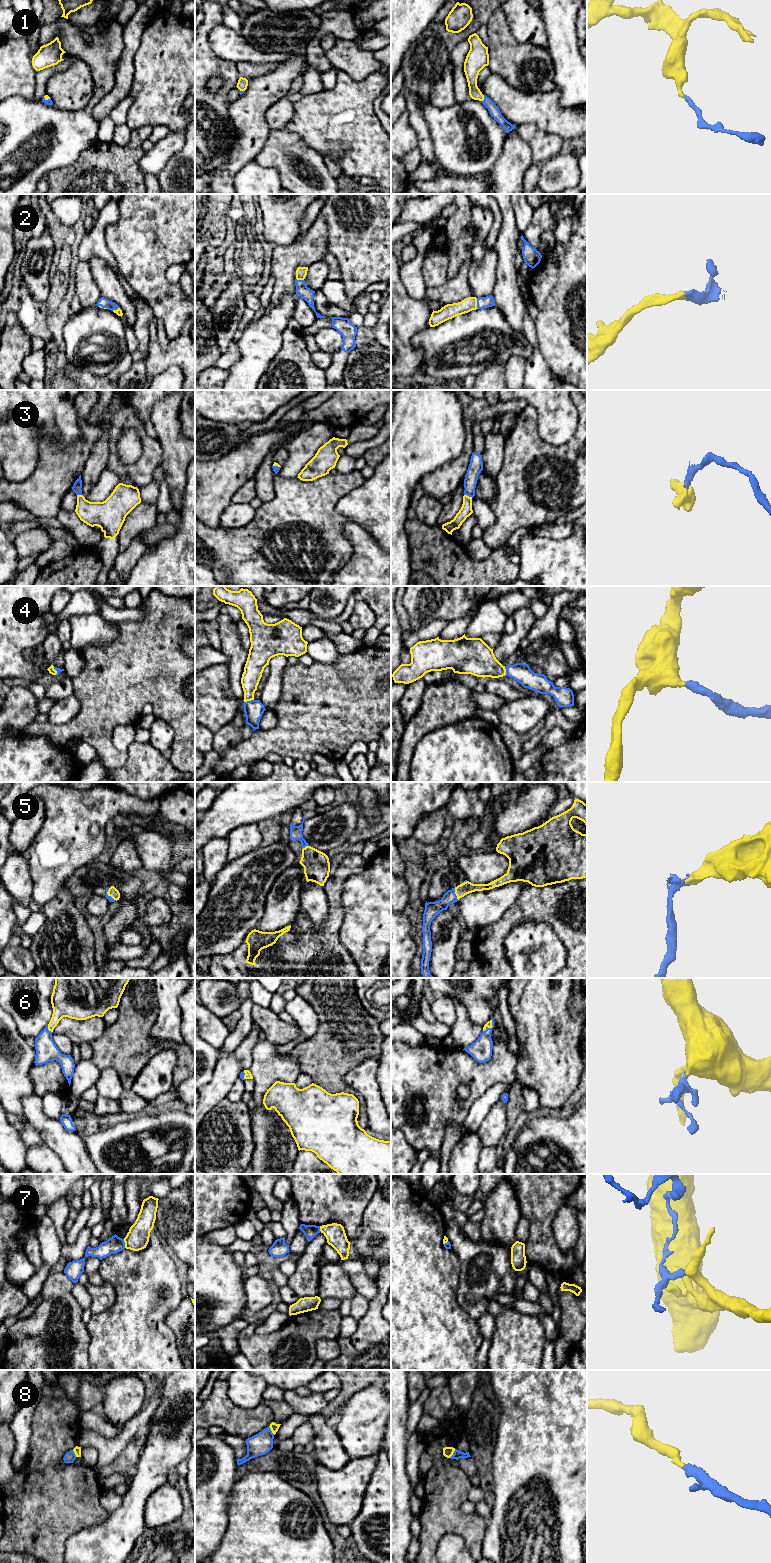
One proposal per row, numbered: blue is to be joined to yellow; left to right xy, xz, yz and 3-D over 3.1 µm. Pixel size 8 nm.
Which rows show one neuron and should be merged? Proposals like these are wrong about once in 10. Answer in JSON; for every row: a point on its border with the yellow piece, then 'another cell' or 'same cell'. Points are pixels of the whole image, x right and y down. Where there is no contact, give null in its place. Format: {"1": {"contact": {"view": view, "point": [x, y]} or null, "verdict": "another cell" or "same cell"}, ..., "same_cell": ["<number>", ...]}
{"1": {"contact": {"view": "yz", "point": [483, 98]}, "verdict": "same cell"}, "2": {"contact": {"view": "yz", "point": [476, 303]}, "verdict": "same cell"}, "3": {"contact": {"view": "yz", "point": [468, 496]}, "verdict": "same cell"}, "4": {"contact": {"view": "xz", "point": [248, 700]}, "verdict": "same cell"}, "5": {"contact": {"view": "yz", "point": [455, 893]}, "verdict": "same cell"}, "6": {"contact": {"view": "xy", "point": [49, 1030]}, "verdict": "same cell"}, "7": {"contact": {"view": "xy", "point": [125, 1243]}, "verdict": "another cell"}, "8": {"contact": {"view": "yz", "point": [453, 1452]}, "verdict": "same cell"}, "same_cell": ["1", "2", "3", "4", "5", "6", "8"]}

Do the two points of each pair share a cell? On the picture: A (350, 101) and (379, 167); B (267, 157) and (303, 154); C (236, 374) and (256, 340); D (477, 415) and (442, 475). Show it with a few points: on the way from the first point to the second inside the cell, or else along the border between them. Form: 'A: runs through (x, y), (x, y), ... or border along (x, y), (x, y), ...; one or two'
A: runs through (350, 117), (350, 132), (368, 151); one
B: runs through (276, 154), (294, 154); one
C: runs through (244, 366), (256, 354), (256, 348); one
D: runs through (469, 431), (468, 449), (464, 458), (458, 464); one

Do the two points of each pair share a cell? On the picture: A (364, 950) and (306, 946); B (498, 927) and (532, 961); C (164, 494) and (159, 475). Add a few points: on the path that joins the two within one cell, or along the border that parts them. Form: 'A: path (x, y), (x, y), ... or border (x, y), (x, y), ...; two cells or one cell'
A: border (340, 926), (339, 941), (358, 967); two cells
B: border (524, 920), (505, 939), (507, 960); two cells
C: path (163, 489), (161, 480); one cell

